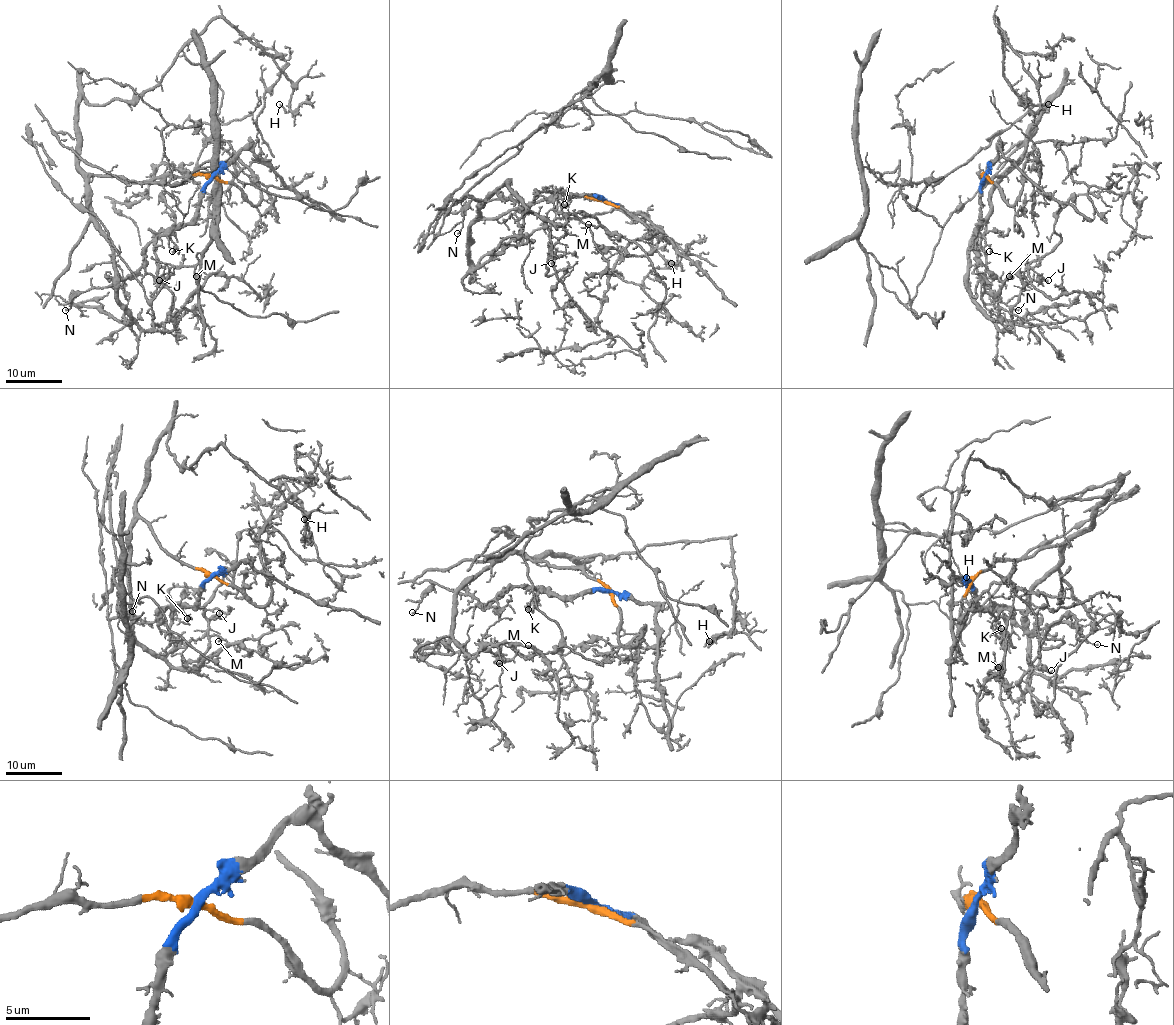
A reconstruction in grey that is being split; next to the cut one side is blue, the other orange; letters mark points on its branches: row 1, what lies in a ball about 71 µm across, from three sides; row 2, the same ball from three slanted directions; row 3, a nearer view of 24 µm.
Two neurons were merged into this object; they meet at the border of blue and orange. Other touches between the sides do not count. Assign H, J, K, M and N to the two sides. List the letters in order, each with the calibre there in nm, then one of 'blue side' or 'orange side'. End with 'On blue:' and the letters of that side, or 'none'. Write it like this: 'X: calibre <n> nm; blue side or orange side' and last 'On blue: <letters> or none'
H: calibre 100 nm; orange side
J: calibre 170 nm; orange side
K: calibre 200 nm; blue side
M: calibre 160 nm; orange side
N: calibre 140 nm; blue side
On blue: K, N

